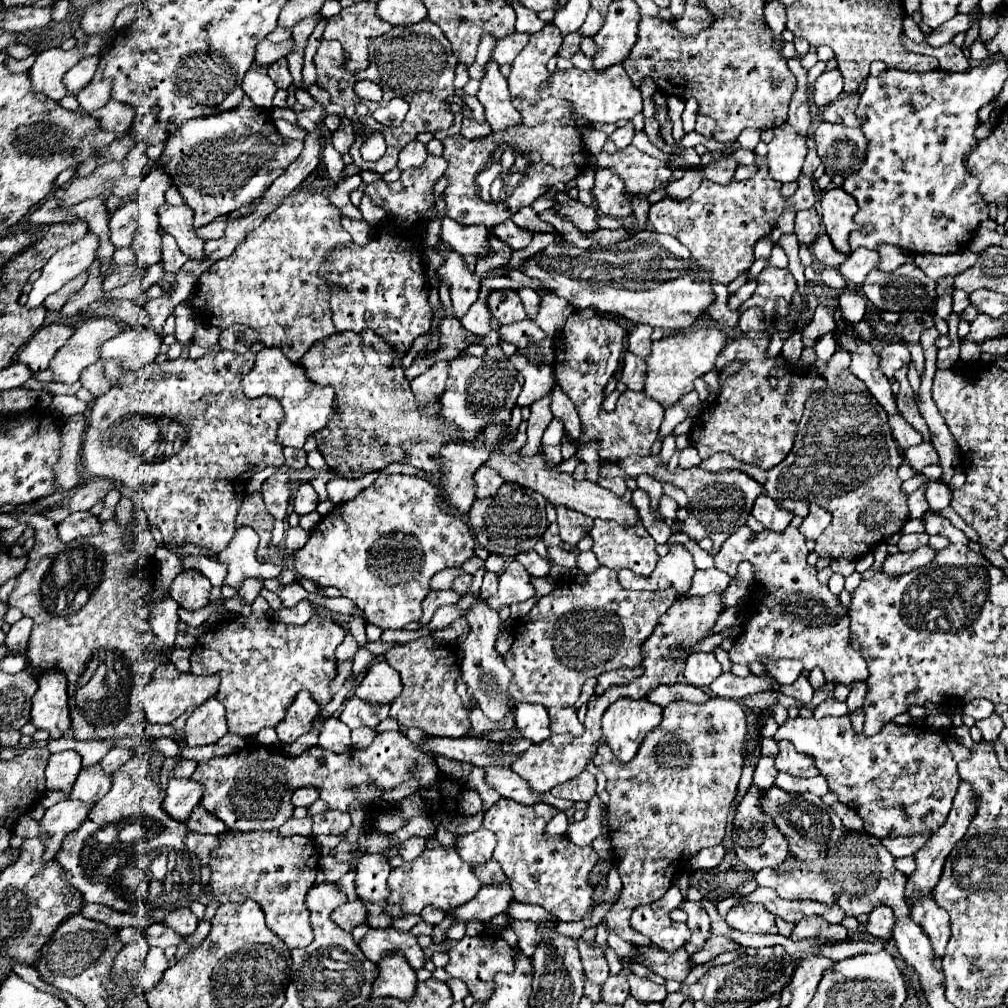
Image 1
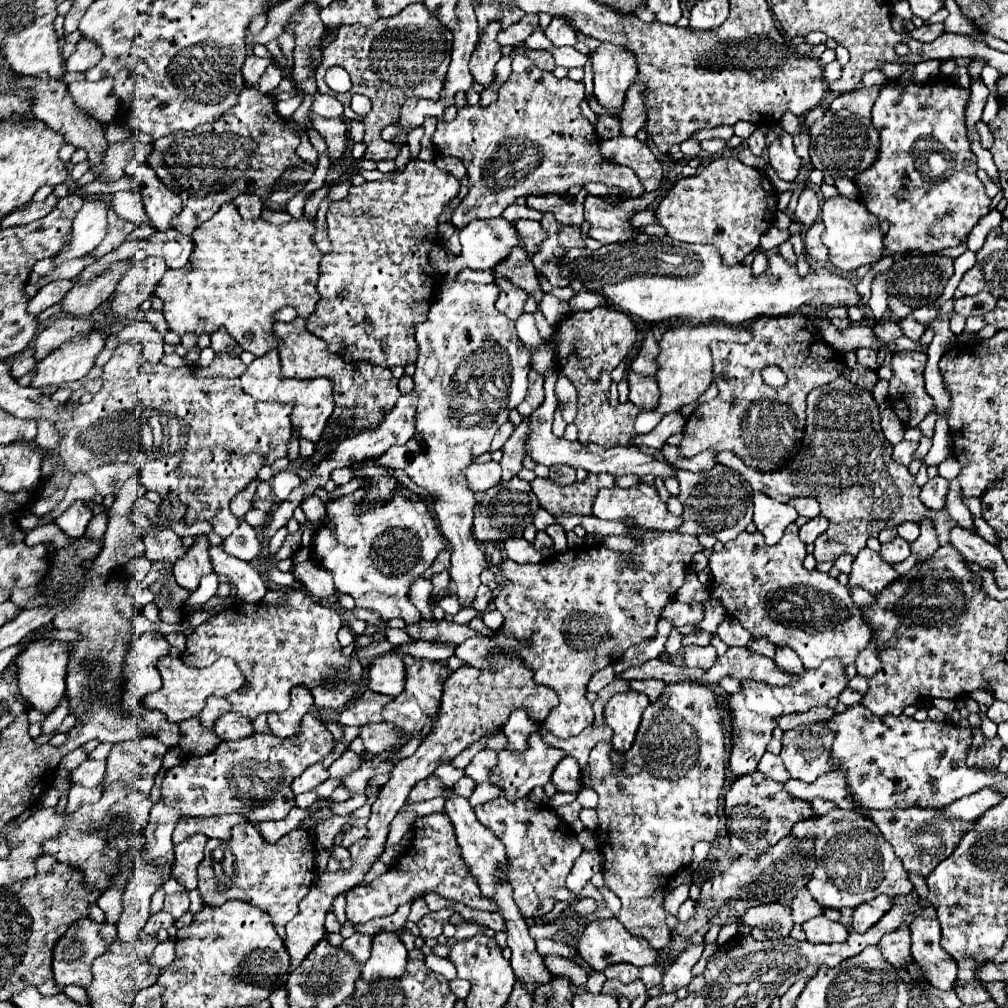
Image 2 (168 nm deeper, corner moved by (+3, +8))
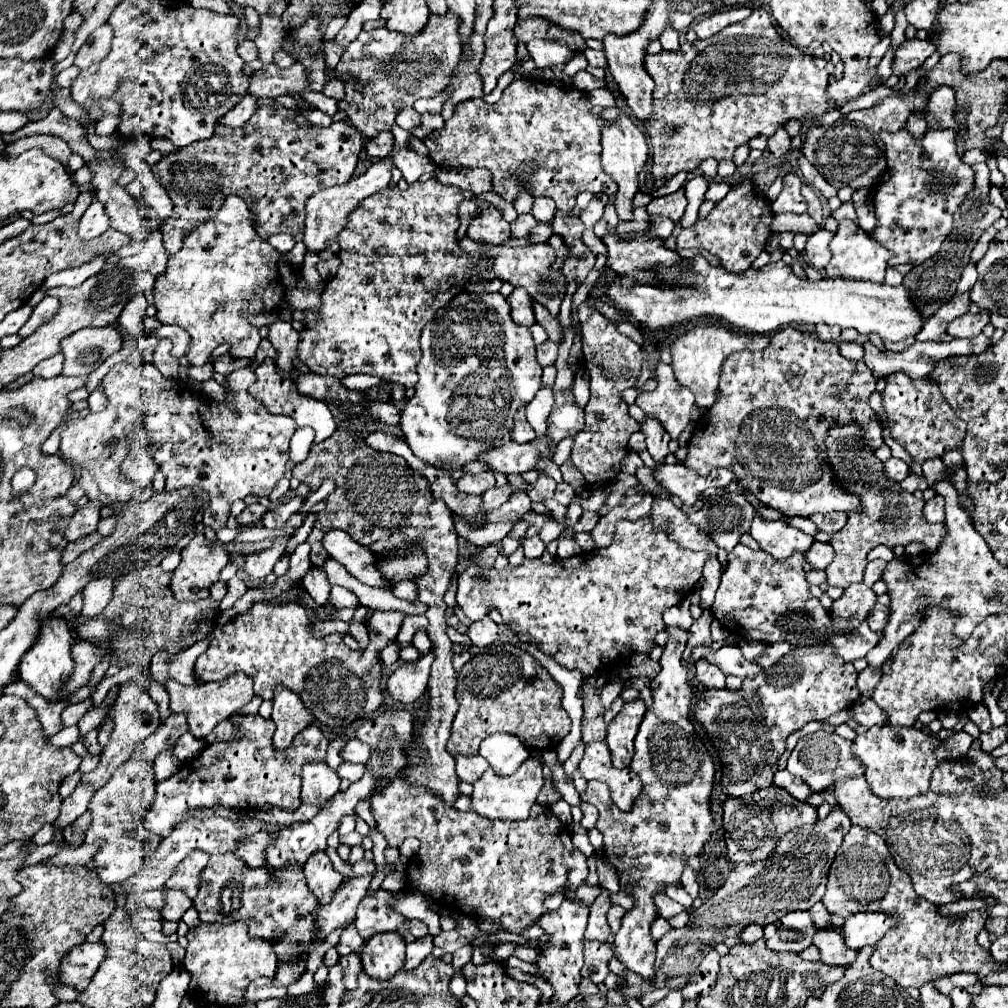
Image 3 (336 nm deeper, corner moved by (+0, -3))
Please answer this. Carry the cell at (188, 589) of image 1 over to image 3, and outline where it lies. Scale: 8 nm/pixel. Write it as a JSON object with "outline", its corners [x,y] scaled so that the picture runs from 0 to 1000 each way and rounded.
{"outline":[[[202,529],[194,533],[181,545],[181,557],[171,568],[169,584],[177,596],[196,596],[208,592],[208,580],[218,574],[218,566],[226,561],[228,549],[214,537],[206,539]]]}

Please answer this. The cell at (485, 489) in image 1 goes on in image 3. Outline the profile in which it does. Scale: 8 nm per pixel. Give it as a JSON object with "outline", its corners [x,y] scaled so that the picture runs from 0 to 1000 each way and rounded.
{"outline":[[[480,467],[480,469],[474,469],[474,471],[458,471],[452,479],[454,487],[458,489],[464,489],[464,491],[478,491],[480,487],[488,485],[492,481],[492,475],[490,475],[490,469],[486,467]]]}

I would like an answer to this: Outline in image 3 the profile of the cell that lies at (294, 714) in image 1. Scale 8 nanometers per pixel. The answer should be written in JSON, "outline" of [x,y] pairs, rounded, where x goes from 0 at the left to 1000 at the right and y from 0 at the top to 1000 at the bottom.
{"outline":[[[280,680],[272,684],[272,703],[270,715],[274,717],[272,741],[284,743],[290,739],[292,731],[312,715],[312,709],[302,701],[298,691]]]}

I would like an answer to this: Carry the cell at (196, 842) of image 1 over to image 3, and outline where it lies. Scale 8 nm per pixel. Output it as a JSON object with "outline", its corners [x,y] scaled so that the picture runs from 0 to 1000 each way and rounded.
{"outline":[[[202,844],[188,846],[173,864],[173,868],[167,872],[165,880],[167,882],[179,882],[183,884],[188,892],[194,890],[196,878],[198,878],[198,866],[204,862],[208,848]]]}

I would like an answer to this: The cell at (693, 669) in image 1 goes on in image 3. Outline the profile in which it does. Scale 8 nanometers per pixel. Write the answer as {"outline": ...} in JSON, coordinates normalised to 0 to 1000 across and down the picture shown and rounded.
{"outline":[[[692,656],[690,658],[690,674],[698,680],[698,682],[704,682],[704,684],[718,684],[718,674],[720,670],[706,658],[702,656]]]}

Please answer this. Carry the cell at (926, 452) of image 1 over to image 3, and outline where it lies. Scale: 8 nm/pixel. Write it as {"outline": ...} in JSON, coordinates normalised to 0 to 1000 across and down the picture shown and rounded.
{"outline":[[[883,453],[879,459],[877,459],[877,467],[879,467],[879,473],[893,479],[901,469],[903,469],[903,463],[895,457],[895,455],[887,455]]]}

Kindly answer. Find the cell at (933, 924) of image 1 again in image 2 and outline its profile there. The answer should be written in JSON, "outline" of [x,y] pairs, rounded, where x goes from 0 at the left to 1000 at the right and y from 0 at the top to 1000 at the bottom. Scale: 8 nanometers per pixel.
{"outline":[[[910,909],[902,921],[906,929],[904,946],[910,956],[920,962],[926,978],[930,978],[932,982],[943,982],[949,970],[949,958],[943,948],[939,948],[932,938],[934,921],[930,911]]]}

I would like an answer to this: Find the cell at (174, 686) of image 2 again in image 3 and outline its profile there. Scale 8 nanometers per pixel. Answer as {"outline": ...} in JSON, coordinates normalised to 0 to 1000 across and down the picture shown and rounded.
{"outline":[[[232,668],[222,676],[214,676],[214,678],[202,678],[196,682],[190,680],[179,680],[177,676],[169,674],[165,678],[165,686],[169,689],[169,705],[171,707],[181,707],[183,703],[187,703],[187,721],[190,725],[192,731],[200,733],[204,731],[214,717],[226,713],[230,707],[234,707],[236,703],[240,703],[242,699],[246,699],[252,691],[252,684],[250,684],[250,674],[242,668]]]}

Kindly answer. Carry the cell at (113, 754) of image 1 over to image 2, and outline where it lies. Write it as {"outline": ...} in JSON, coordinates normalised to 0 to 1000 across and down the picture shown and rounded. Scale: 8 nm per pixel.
{"outline":[[[84,754],[80,760],[76,760],[72,764],[70,774],[78,776],[86,782],[98,780],[104,772],[104,754]]]}

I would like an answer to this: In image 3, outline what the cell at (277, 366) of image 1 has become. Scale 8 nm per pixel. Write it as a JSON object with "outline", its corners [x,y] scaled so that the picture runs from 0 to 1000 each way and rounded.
{"outline":[[[262,356],[262,360],[258,364],[254,364],[254,374],[256,376],[248,382],[248,392],[254,394],[268,410],[286,412],[296,420],[296,424],[304,424],[304,422],[310,424],[313,428],[313,438],[315,439],[325,436],[333,428],[333,420],[331,420],[327,404],[321,398],[313,398],[312,394],[302,394],[300,390],[296,390],[290,376],[276,370],[276,364],[274,364],[272,356]]]}

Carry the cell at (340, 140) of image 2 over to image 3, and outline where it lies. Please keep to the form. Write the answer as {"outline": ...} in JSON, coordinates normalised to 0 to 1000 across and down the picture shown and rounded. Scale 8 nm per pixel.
{"outline":[[[278,102],[272,104],[262,104],[258,106],[248,120],[242,126],[236,128],[226,128],[226,126],[214,126],[214,132],[204,138],[204,140],[194,140],[187,146],[183,146],[179,152],[179,158],[175,160],[175,150],[161,156],[153,166],[151,172],[157,176],[161,186],[165,188],[167,195],[173,201],[173,211],[159,223],[159,229],[163,233],[163,245],[165,251],[175,251],[181,243],[181,237],[192,227],[192,223],[202,221],[222,195],[226,193],[236,193],[240,195],[248,209],[254,211],[254,223],[258,223],[258,235],[264,239],[272,231],[286,231],[294,233],[302,229],[302,217],[304,217],[304,199],[310,195],[313,189],[337,184],[347,180],[355,154],[361,146],[361,134],[351,128],[345,120],[335,120],[329,122],[327,126],[308,126],[308,128],[298,128],[292,122],[292,116],[296,112],[292,108],[282,108]]]}

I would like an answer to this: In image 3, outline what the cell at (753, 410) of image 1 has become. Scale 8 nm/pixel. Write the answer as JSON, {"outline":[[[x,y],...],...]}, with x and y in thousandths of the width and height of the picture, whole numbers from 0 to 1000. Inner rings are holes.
{"outline":[[[778,324],[768,330],[764,342],[756,348],[726,350],[718,362],[712,382],[712,396],[698,410],[698,424],[690,426],[683,438],[683,455],[679,461],[694,471],[702,471],[710,463],[726,465],[738,485],[748,489],[758,501],[776,507],[780,513],[804,513],[808,509],[853,509],[853,497],[839,487],[825,469],[819,449],[821,426],[827,422],[853,422],[853,432],[867,447],[877,439],[875,424],[861,402],[861,394],[869,388],[869,376],[853,358],[837,356],[829,340],[812,338],[802,330]],[[839,380],[839,392],[831,394],[833,382]]]}

